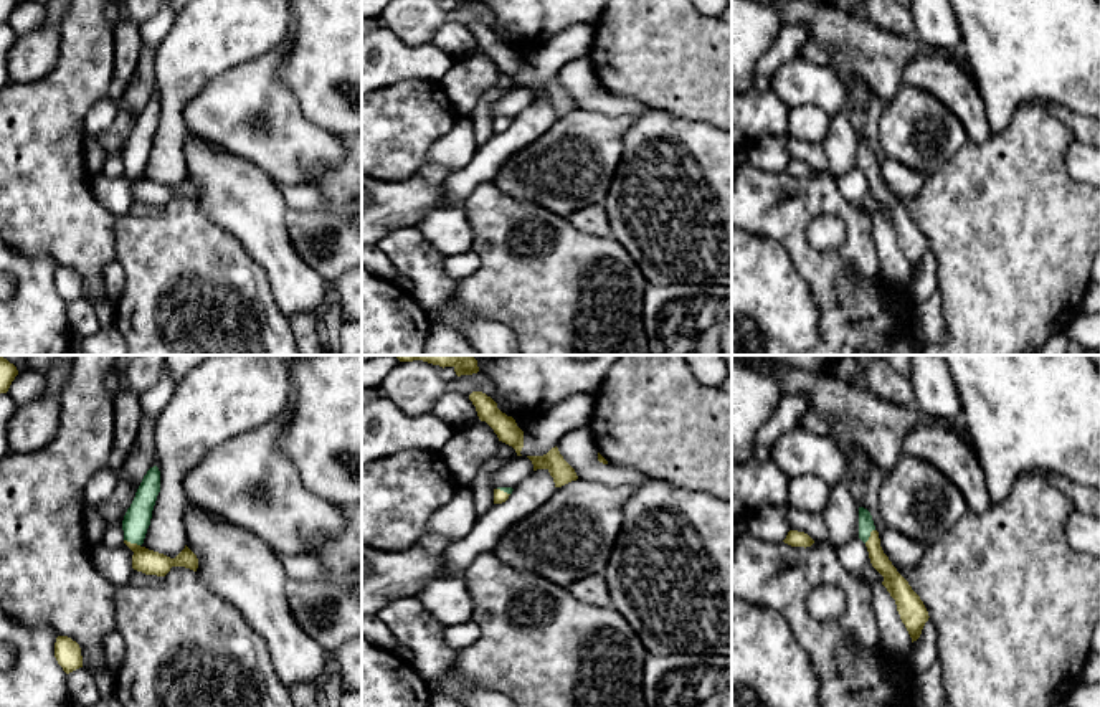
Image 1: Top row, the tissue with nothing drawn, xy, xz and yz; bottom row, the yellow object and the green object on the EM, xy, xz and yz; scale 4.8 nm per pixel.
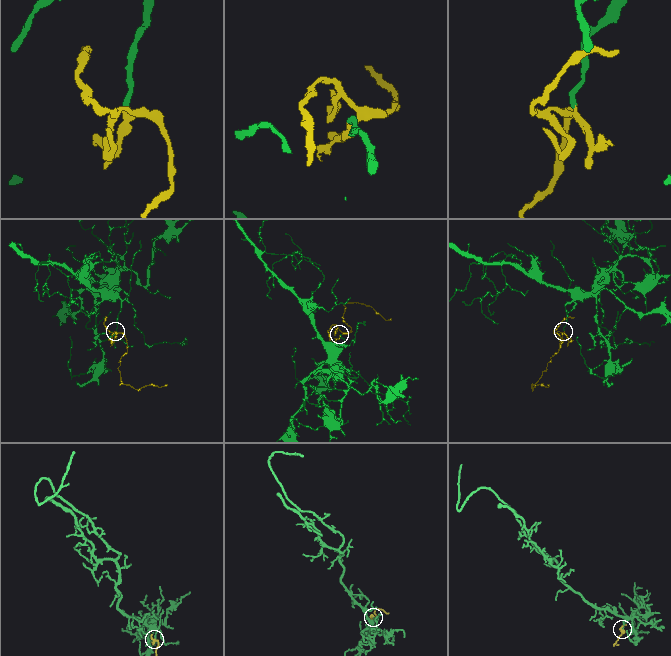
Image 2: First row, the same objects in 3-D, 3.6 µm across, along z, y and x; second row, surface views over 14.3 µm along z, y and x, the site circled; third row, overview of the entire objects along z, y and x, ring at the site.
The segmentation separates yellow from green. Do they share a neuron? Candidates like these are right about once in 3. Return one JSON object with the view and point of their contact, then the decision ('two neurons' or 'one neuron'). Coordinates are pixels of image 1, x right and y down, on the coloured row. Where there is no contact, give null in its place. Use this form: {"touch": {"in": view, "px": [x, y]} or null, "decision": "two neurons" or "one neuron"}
{"touch": {"in": "xy", "px": [132, 544]}, "decision": "one neuron"}

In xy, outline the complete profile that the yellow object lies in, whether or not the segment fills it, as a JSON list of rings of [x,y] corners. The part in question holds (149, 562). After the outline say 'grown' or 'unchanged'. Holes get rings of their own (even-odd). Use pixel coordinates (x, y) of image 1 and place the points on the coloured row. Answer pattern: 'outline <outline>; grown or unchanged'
outline [[[154,466],[144,476],[122,520],[124,543],[134,552],[132,568],[157,577],[165,577],[172,567],[185,567],[197,572],[198,558],[187,545],[175,558],[149,550],[142,545],[159,492],[160,471]]]; grown

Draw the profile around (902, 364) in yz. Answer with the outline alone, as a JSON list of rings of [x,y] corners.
[[[887,355],[887,362],[897,370],[900,375],[910,380],[912,377],[912,355]]]

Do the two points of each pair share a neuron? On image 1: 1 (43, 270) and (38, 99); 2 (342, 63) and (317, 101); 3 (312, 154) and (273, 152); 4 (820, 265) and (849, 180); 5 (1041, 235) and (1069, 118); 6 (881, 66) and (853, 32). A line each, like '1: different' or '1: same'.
1: different
2: same
3: same
4: different
5: different
6: same

